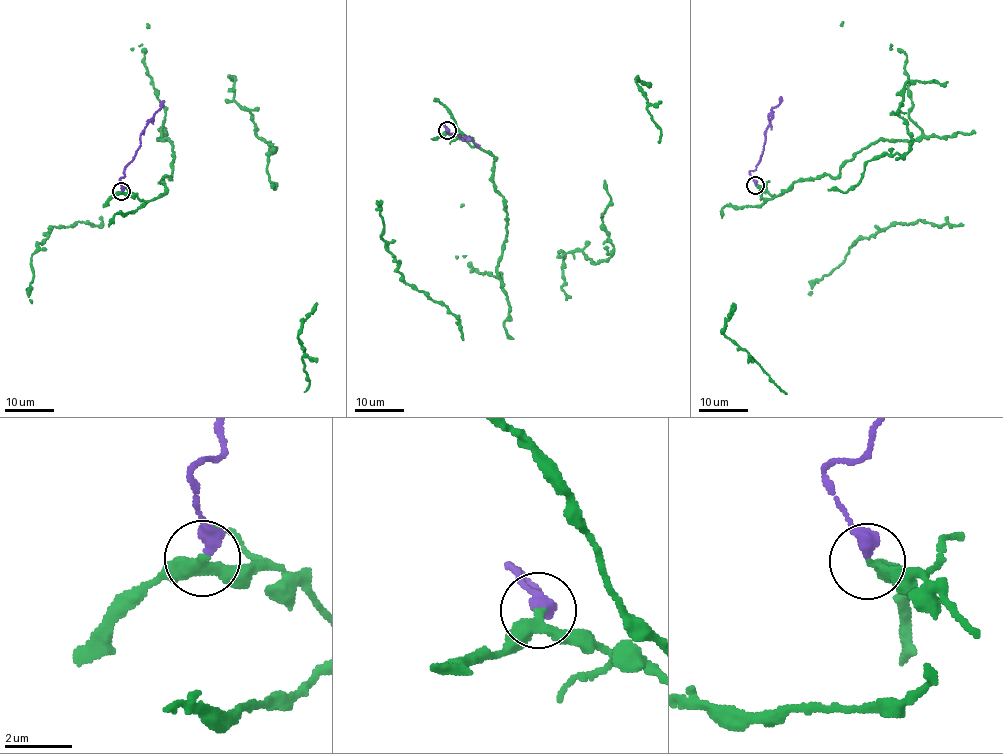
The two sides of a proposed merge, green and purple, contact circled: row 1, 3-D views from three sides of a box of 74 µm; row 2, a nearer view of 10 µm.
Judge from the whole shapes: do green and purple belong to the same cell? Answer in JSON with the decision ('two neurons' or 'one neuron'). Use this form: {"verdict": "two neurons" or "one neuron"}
{"verdict": "two neurons"}

